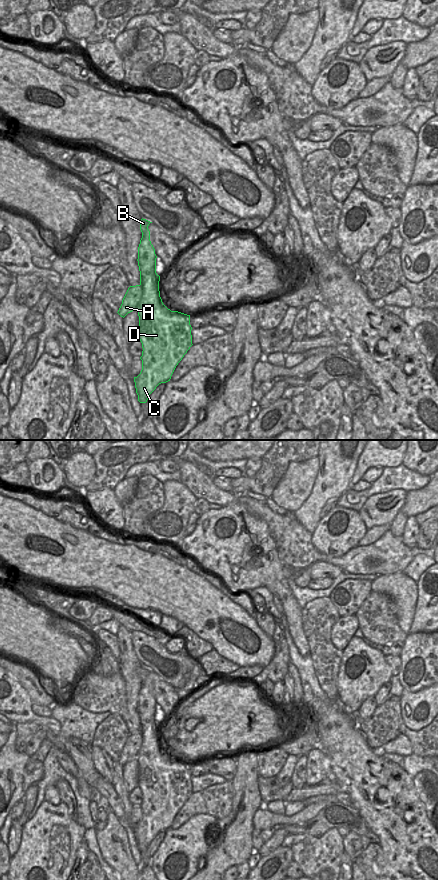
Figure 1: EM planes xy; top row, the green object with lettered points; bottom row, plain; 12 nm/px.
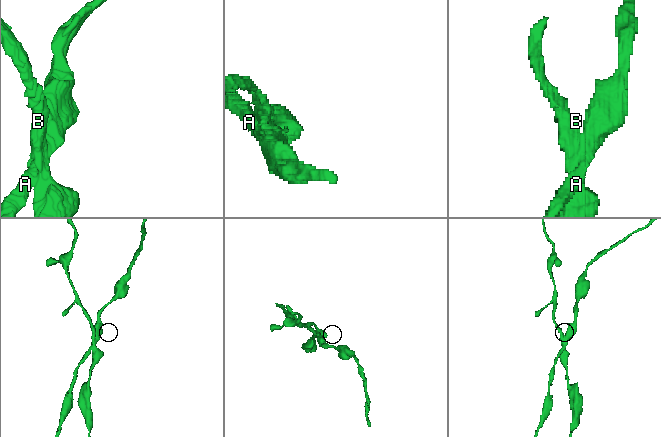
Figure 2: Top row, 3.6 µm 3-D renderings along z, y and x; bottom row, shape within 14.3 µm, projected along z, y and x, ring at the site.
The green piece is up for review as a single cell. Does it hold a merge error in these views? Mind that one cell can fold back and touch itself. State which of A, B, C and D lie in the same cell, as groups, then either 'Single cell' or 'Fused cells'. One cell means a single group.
Groups: A / B C D. Fused cells.

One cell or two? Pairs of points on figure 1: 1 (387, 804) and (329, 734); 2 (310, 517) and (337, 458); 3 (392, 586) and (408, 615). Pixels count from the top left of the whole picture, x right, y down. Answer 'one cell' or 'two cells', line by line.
1: one cell
2: one cell
3: one cell

